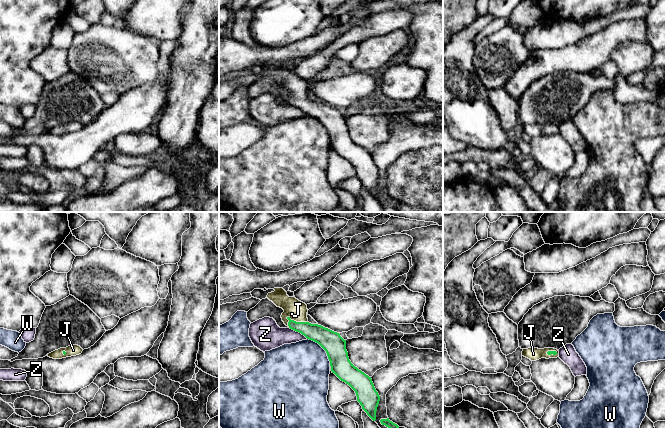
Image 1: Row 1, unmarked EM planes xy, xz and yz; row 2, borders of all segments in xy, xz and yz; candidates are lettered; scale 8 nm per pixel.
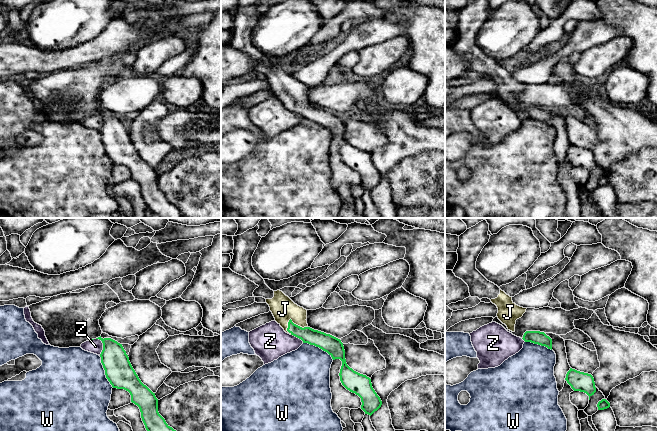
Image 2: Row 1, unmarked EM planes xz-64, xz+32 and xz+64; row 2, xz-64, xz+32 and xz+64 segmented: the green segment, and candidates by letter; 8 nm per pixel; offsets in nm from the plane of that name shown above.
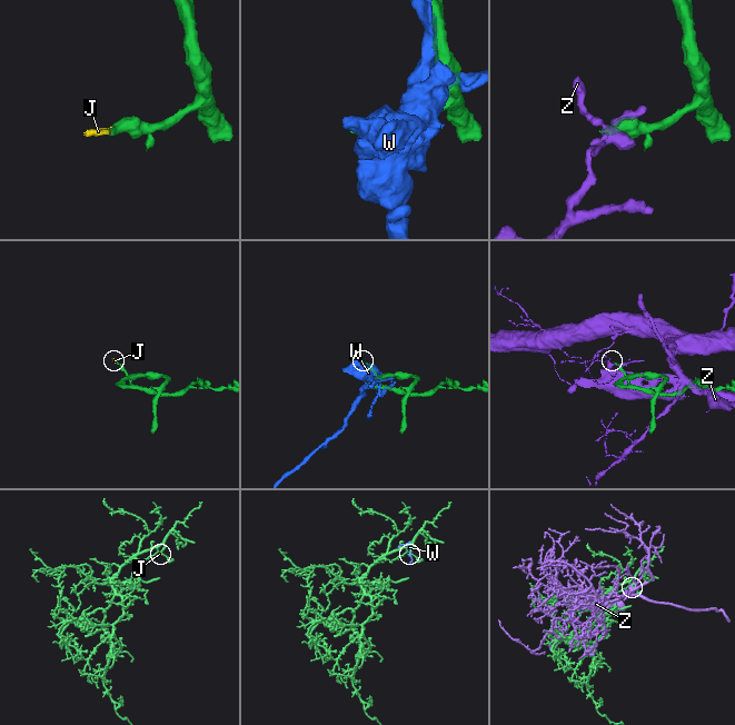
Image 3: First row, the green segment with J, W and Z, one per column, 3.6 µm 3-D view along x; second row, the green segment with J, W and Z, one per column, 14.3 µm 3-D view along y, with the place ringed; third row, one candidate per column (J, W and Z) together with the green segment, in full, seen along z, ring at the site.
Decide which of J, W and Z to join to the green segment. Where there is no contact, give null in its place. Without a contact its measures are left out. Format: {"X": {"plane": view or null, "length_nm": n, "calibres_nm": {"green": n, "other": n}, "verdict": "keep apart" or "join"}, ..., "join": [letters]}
{"J": {"plane": "xz", "length_nm": 180, "calibres_nm": {"green": 150, "other": 160}, "verdict": "join"}, "W": {"plane": "xz", "length_nm": 300, "calibres_nm": {"green": 180, "other": 460}, "verdict": "keep apart"}, "Z": {"plane": "xz", "length_nm": 180, "calibres_nm": {"green": 160, "other": 220}, "verdict": "keep apart"}, "join": ["J"]}

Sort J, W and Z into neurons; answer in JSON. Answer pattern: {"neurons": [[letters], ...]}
{"neurons": [["J"], ["W"], ["Z"]]}

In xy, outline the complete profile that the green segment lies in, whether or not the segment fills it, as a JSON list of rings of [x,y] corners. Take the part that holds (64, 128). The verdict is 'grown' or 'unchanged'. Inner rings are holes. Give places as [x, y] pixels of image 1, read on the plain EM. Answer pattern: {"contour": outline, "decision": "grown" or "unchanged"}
{"contour": [[[71,121],[66,124],[60,124],[48,130],[48,133],[53,135],[62,135],[66,133],[76,132],[81,130],[83,125],[78,121]]], "decision": "grown"}

